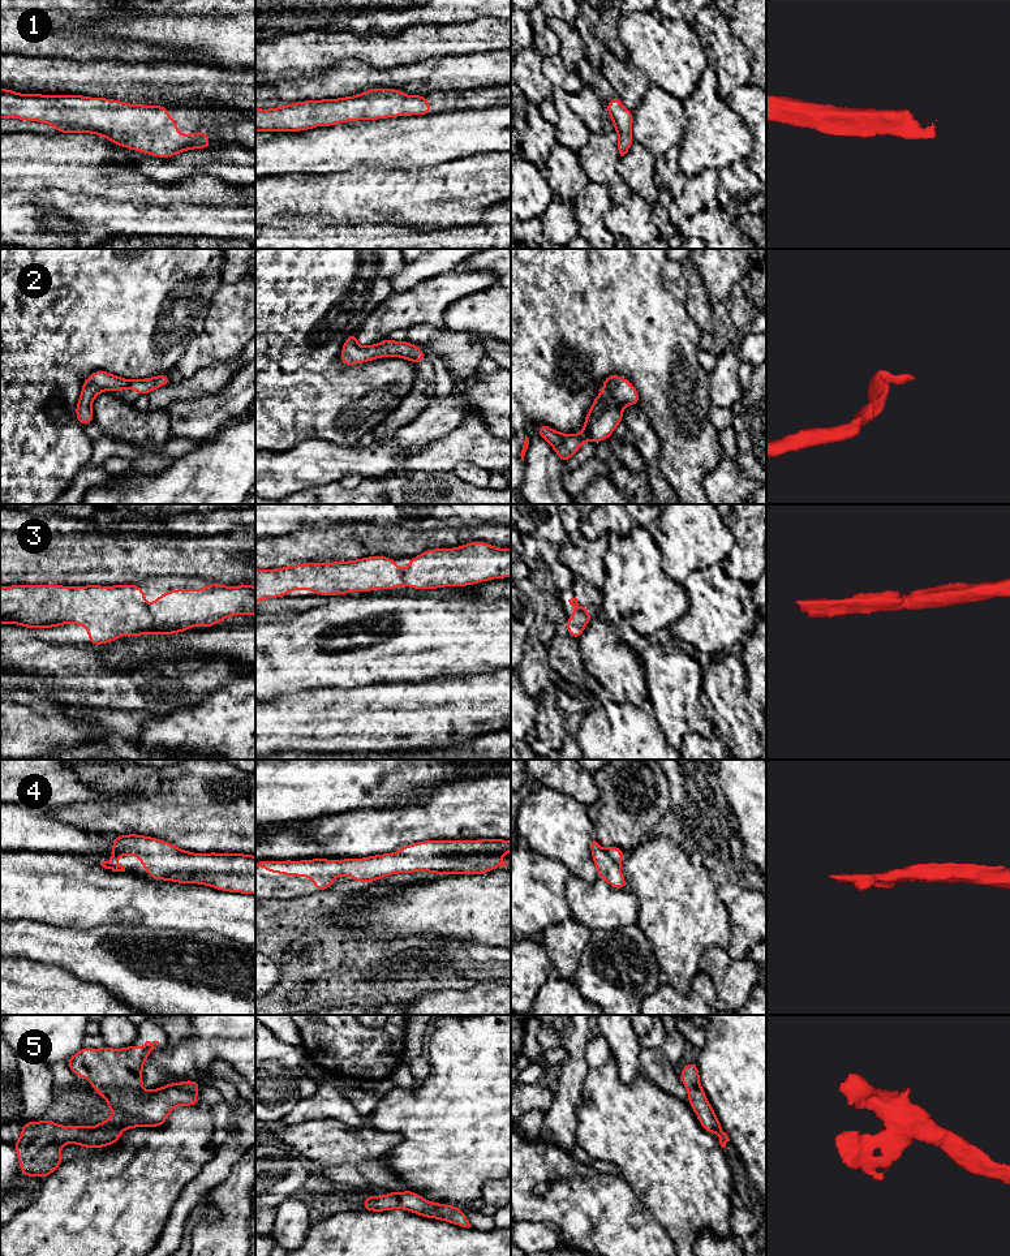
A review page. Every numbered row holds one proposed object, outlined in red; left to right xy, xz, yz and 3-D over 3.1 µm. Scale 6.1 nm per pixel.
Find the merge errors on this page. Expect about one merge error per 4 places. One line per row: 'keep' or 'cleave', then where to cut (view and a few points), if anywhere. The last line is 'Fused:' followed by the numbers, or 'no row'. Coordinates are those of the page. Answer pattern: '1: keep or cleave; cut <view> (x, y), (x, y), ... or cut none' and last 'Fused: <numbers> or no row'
1: keep; cut none
2: keep; cut none
3: keep; cut none
4: keep; cut none
5: keep; cut none
Fused: no row

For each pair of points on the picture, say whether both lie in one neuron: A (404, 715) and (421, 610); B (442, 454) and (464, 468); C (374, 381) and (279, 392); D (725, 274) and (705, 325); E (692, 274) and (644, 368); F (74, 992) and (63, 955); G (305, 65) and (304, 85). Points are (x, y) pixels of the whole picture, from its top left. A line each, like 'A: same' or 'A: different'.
A: different
B: different
C: same
D: different
E: different
F: different
G: different

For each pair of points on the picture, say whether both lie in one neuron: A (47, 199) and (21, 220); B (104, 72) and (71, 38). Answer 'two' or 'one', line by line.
A: one
B: two

